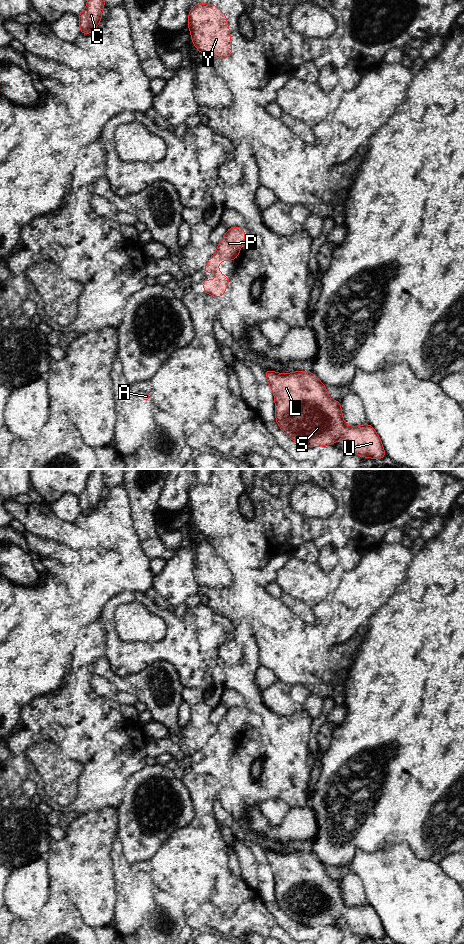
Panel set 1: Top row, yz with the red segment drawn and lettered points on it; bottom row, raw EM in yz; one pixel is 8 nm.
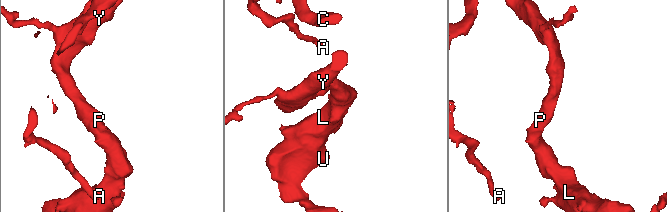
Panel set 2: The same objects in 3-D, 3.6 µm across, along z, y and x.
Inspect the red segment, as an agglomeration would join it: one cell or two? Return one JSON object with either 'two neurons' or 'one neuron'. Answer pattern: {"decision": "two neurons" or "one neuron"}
{"decision": "one neuron"}

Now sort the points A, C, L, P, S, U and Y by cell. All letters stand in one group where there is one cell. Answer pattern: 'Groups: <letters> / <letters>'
Groups: A C L P S U Y

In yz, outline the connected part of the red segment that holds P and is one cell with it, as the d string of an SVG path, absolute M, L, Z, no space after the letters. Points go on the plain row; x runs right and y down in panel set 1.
M230 707L227 713L218 724L216 732L208 740L203 748L204 752L213 752L217 760L203 760L201 766L204 767L205 773L220 778L226 771L228 762L231 757L223 756L218 749L218 744L223 740L232 741L237 739L241 727L244 724L245 711L240 707Z

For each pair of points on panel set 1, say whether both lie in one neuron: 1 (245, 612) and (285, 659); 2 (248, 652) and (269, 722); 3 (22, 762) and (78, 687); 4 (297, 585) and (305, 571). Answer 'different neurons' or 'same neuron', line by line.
1: same neuron
2: same neuron
3: same neuron
4: same neuron

